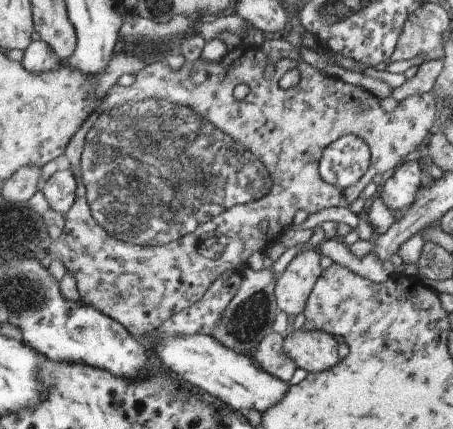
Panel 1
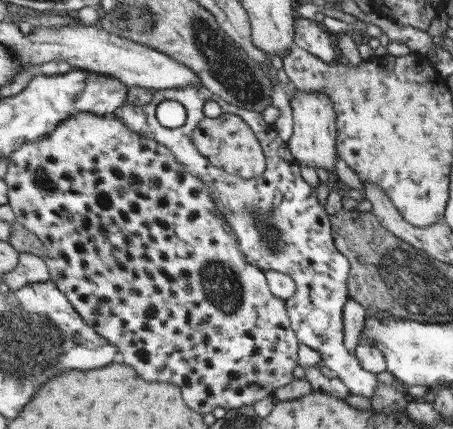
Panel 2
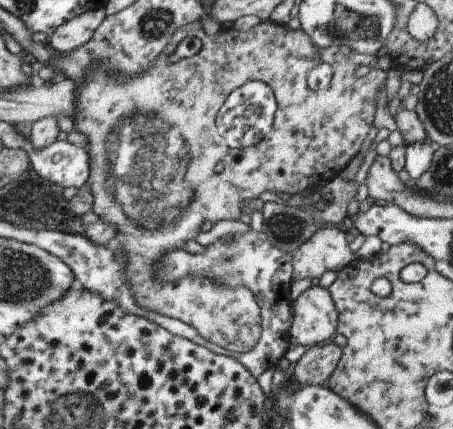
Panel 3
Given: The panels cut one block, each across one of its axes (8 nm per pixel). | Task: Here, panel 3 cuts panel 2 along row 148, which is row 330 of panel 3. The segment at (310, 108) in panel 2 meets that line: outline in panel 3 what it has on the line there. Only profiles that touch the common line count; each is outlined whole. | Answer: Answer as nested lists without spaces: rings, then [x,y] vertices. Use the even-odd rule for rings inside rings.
[[[311,286],[295,302],[295,322],[291,328],[293,346],[317,346],[329,340],[341,326],[341,312],[331,288]]]

